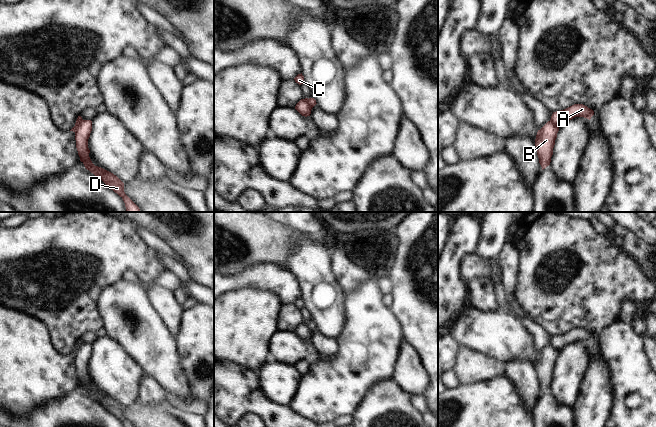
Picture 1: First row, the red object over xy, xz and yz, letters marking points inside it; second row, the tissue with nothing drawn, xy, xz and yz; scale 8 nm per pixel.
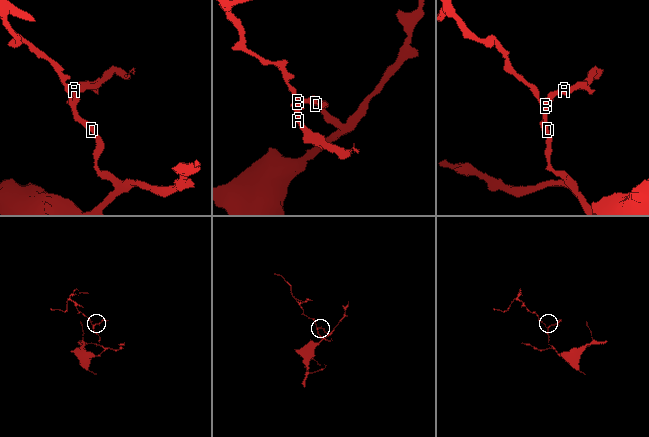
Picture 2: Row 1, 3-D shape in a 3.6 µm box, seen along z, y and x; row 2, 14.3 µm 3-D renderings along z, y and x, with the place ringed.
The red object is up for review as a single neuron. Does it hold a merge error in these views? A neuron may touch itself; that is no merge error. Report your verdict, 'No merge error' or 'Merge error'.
Merge error.

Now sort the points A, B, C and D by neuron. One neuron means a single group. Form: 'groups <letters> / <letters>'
groups A / B C D

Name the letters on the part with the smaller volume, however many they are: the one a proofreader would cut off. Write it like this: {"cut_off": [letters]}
{"cut_off": ["A"]}

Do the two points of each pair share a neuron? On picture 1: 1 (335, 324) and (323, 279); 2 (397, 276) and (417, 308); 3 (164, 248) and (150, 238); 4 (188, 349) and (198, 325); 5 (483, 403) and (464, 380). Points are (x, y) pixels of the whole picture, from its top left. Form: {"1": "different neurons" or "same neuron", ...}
{"1": "same neuron", "2": "same neuron", "3": "same neuron", "4": "same neuron", "5": "different neurons"}

